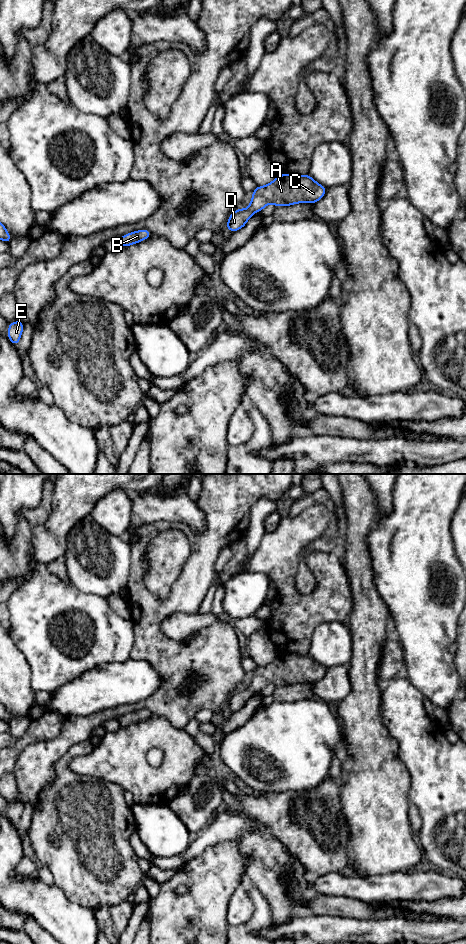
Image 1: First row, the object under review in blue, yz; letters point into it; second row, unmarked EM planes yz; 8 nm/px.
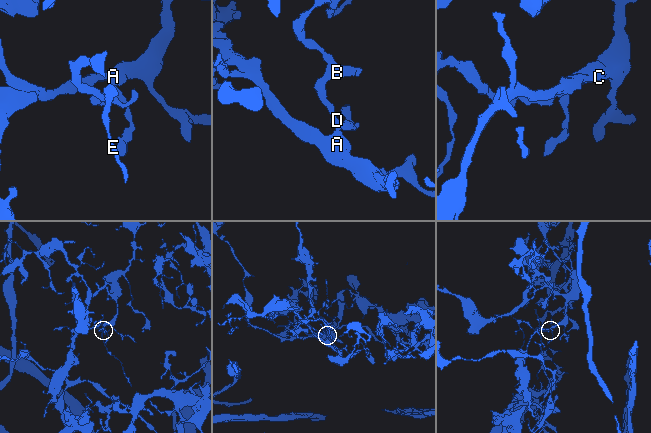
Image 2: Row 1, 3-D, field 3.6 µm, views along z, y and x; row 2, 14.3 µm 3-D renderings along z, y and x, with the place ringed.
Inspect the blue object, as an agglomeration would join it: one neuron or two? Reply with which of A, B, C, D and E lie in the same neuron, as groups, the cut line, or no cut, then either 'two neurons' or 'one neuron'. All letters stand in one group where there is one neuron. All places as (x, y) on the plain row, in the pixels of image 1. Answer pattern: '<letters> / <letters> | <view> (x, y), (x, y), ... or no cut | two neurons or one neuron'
A B C D E | no cut | one neuron

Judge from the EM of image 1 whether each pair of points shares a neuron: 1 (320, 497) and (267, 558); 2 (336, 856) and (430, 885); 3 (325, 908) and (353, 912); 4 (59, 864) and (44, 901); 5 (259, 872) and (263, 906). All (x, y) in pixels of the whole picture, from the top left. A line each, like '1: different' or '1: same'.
1: different
2: different
3: same
4: different
5: different

